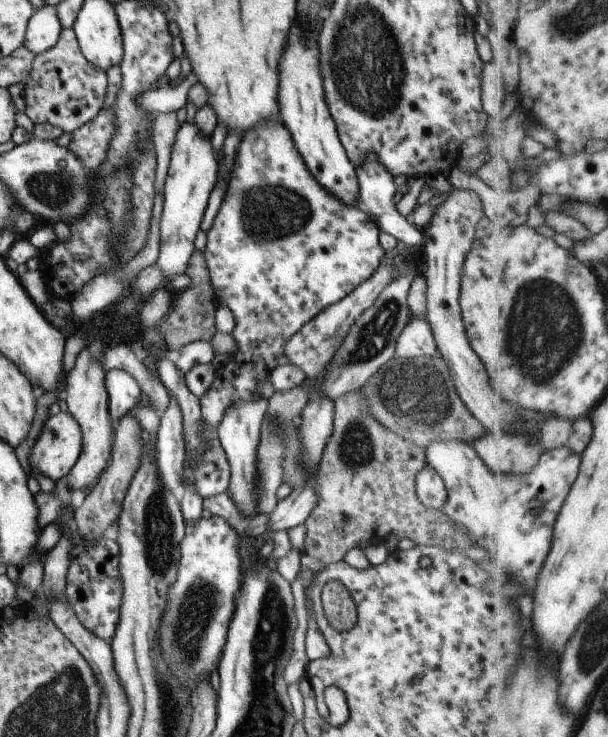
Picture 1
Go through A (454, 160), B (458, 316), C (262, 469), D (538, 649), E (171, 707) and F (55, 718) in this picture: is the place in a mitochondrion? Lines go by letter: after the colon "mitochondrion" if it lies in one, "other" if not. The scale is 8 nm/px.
A: other
B: other
C: mitochondrion
D: other
E: mitochondrion
F: mitochondrion

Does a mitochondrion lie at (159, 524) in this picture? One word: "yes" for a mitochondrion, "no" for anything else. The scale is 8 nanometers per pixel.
yes

